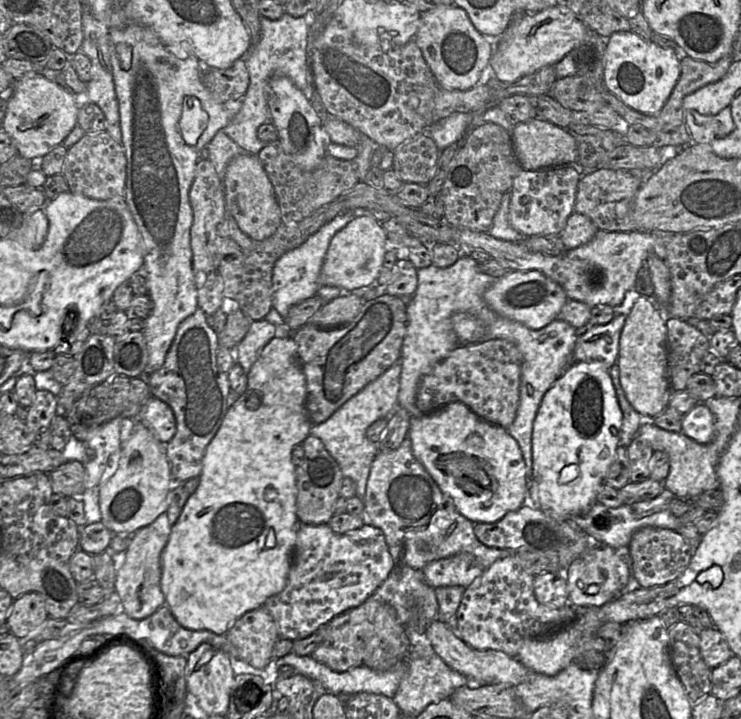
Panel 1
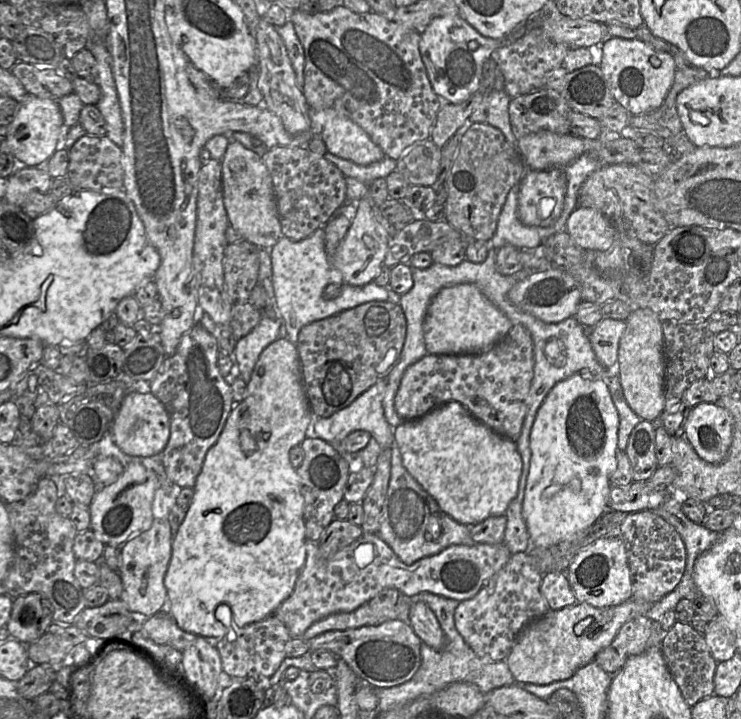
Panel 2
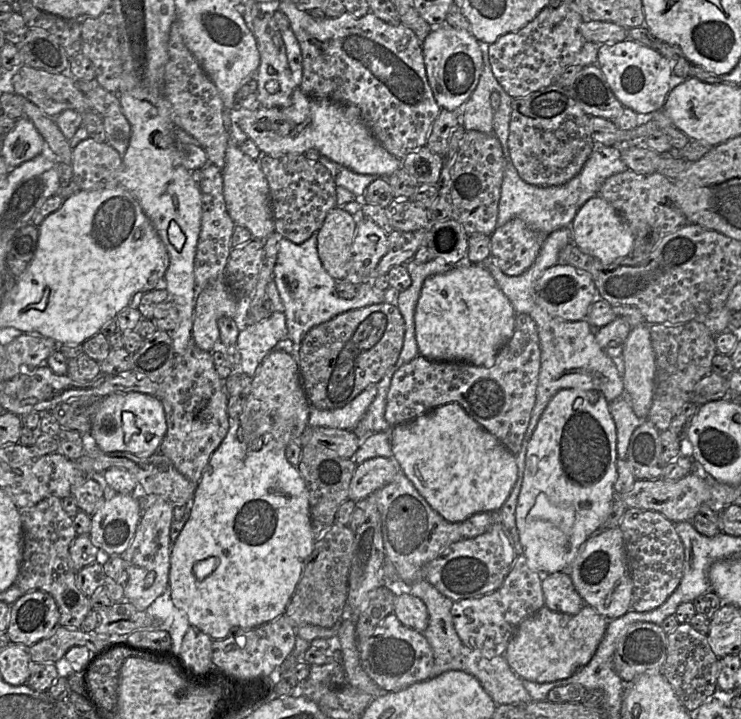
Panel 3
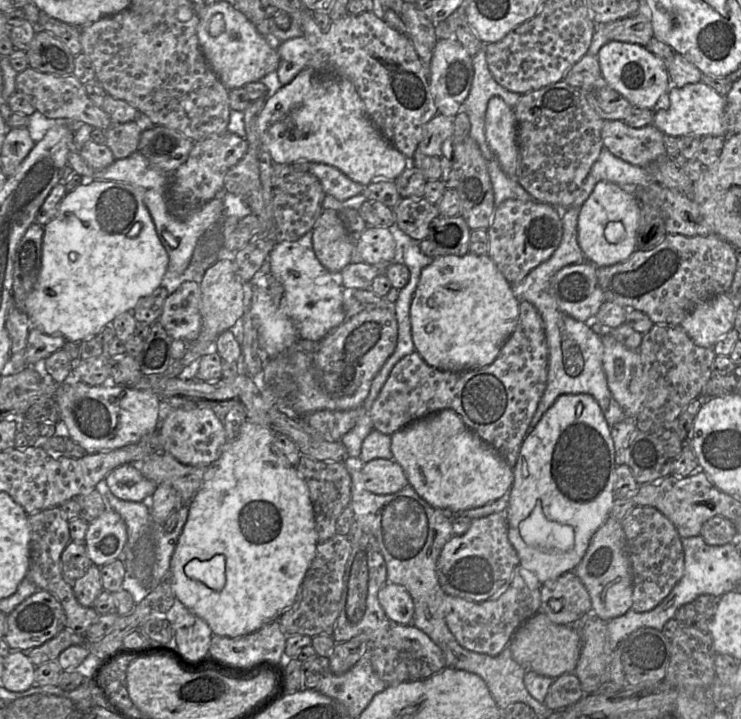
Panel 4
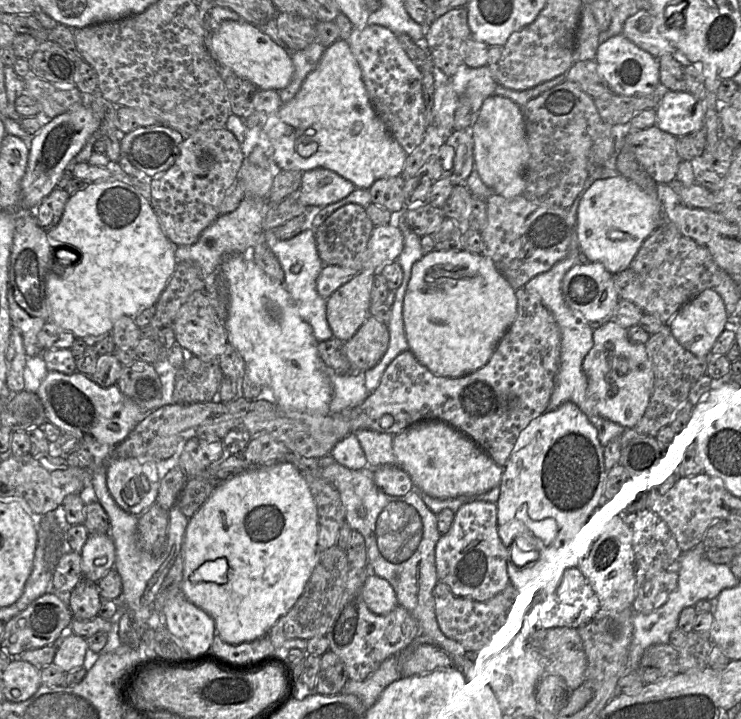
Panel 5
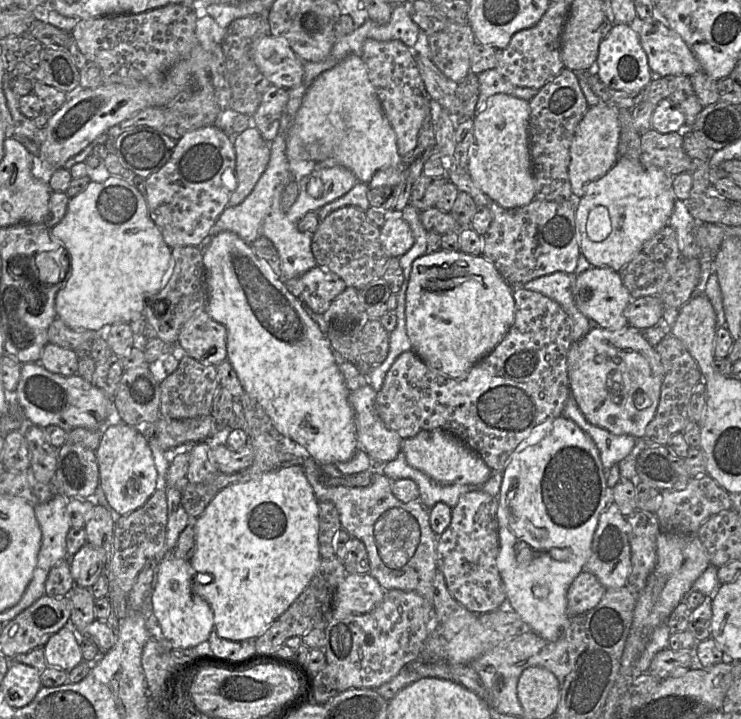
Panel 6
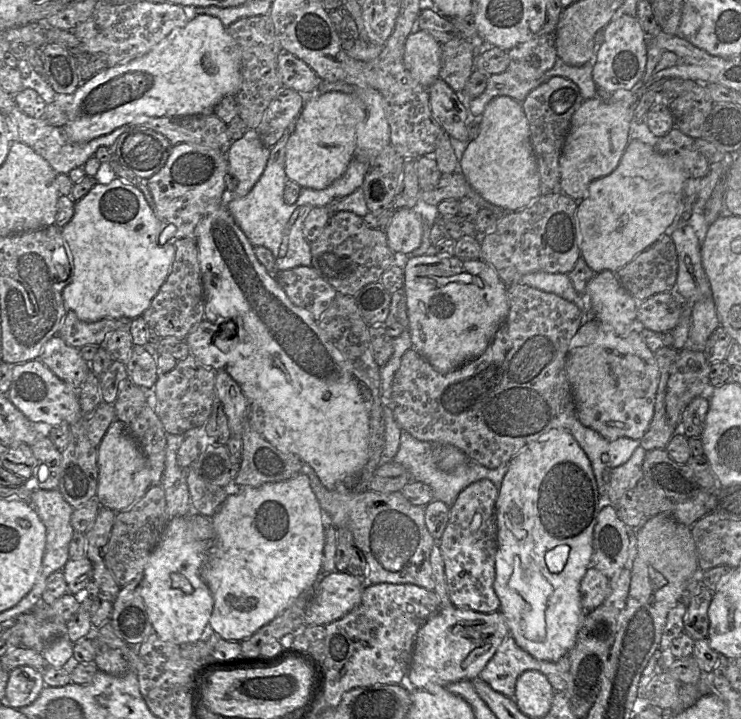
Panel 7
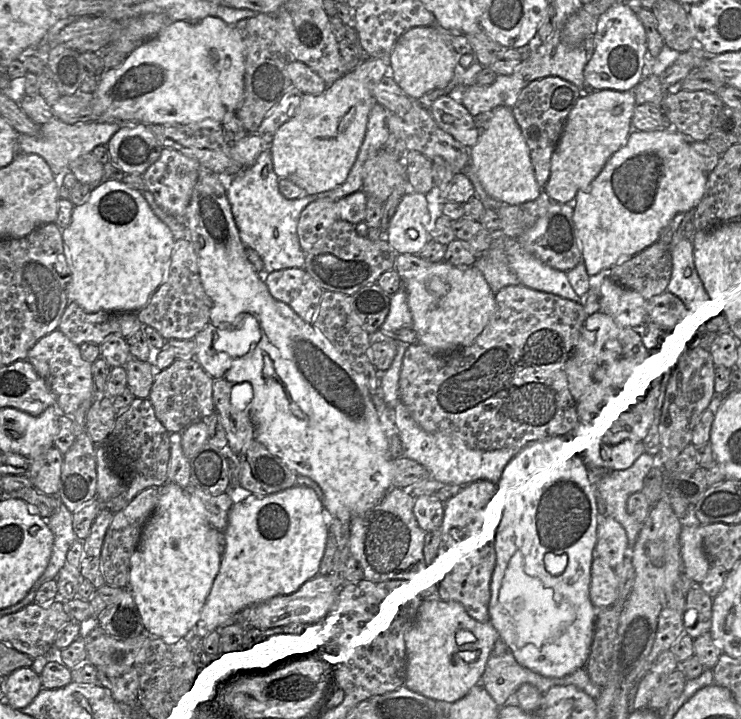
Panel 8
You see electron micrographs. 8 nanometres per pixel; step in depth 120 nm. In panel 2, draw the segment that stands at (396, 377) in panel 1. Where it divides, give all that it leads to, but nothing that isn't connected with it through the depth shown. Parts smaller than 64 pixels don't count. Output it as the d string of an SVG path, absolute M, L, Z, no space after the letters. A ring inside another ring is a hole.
M387 379L379 380L359 395L346 408L337 411L327 418L314 418L314 421L309 425L306 431L306 437L321 438L337 450L337 445L351 432L357 430L367 431L372 437L364 449L356 453L342 452L340 454L349 462L351 472L357 472L364 466L375 466L382 450L392 449L394 444L394 428L387 422L383 409L383 399L386 388Z

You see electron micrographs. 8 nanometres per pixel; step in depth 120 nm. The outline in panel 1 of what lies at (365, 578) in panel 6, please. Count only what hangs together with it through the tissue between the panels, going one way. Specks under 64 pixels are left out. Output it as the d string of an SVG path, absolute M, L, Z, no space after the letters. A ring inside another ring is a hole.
M441 620L432 621L427 627L426 636L434 651L453 670L466 676L474 685L506 684L519 685L529 670L517 659L501 651L477 650L462 639L456 637L450 628Z

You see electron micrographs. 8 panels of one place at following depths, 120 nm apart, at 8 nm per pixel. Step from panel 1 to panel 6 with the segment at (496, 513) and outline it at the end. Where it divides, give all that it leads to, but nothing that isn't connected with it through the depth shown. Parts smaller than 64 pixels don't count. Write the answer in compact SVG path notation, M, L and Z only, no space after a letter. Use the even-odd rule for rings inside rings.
M422 430L415 436L404 439L401 450L410 466L441 483L484 484L492 474L492 470L477 452L454 435L441 430Z

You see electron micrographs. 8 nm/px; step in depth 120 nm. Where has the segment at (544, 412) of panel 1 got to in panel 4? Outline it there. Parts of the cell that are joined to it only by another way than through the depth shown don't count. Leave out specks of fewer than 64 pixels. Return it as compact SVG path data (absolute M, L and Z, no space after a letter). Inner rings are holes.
M591 395L559 396L533 431L528 436L526 433L513 467L514 480L504 516L509 542L520 560L519 574L530 589L540 589L547 581L574 571L581 562L593 535L607 520L613 507L616 467L611 427Z

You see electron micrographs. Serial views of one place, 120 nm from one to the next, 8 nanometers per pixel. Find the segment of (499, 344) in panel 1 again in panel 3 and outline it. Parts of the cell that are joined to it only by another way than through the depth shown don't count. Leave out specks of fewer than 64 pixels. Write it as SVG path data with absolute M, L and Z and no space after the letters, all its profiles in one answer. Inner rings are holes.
M517 314L513 336L490 367L432 361L418 355L397 369L387 393L385 420L393 428L444 404L458 403L475 422L518 455L536 401L540 364L537 325L528 314Z

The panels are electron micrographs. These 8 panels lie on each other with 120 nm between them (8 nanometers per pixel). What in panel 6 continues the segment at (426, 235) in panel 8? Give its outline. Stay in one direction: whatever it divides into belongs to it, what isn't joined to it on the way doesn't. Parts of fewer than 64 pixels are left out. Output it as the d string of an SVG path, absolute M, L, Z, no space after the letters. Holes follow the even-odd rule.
M389 215L380 227L380 241L389 258L404 255L415 239L408 223L399 215Z

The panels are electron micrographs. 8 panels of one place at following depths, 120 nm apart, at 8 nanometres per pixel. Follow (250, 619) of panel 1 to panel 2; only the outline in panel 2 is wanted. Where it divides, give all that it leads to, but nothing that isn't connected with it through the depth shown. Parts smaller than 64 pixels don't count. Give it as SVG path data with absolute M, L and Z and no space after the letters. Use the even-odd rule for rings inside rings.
M270 615L262 621L254 622L244 627L238 627L232 621L227 633L216 645L221 657L222 669L234 678L270 678L286 658L285 646L291 639L291 635L284 623L274 615Z

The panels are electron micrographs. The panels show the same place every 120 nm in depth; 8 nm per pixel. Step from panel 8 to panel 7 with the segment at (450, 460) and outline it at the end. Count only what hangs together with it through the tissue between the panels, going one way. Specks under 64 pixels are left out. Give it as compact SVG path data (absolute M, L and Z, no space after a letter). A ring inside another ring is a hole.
M401 430L399 449L391 461L401 464L410 473L412 481L427 484L432 489L434 500L439 500L451 507L463 489L476 481L484 479L490 480L498 490L501 487L509 463L504 463L496 468L487 468L473 460L469 460L451 472L444 472L438 468L434 460L433 447L432 443L421 441L408 432Z

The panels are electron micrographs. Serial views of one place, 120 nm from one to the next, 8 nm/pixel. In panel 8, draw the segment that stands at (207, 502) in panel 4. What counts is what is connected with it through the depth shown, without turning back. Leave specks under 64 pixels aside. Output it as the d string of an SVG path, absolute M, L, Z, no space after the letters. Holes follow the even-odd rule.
M299 485L267 496L251 493L241 502L232 505L228 513L227 527L223 531L225 551L220 569L196 624L196 634L201 639L219 628L236 623L237 615L245 608L275 597L291 595L319 574L329 535L324 521L324 510L324 501L314 490Z

